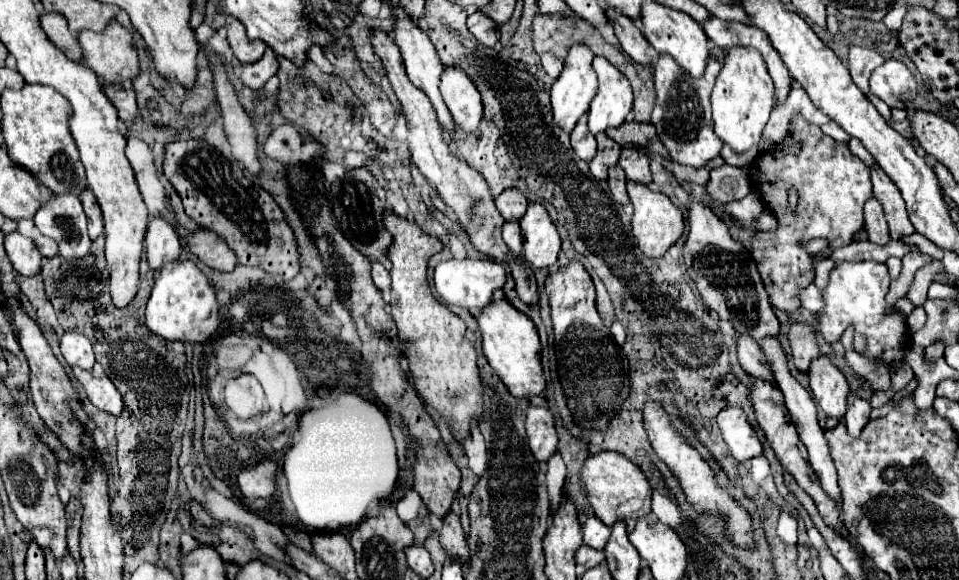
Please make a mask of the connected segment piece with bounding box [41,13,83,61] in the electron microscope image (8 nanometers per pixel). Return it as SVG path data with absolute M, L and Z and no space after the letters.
M43 13L41 15L41 27L47 33L47 37L51 39L51 43L55 43L57 49L61 49L71 61L81 61L83 59L83 51L79 47L79 43L73 39L73 35L67 29L67 19L59 13Z

